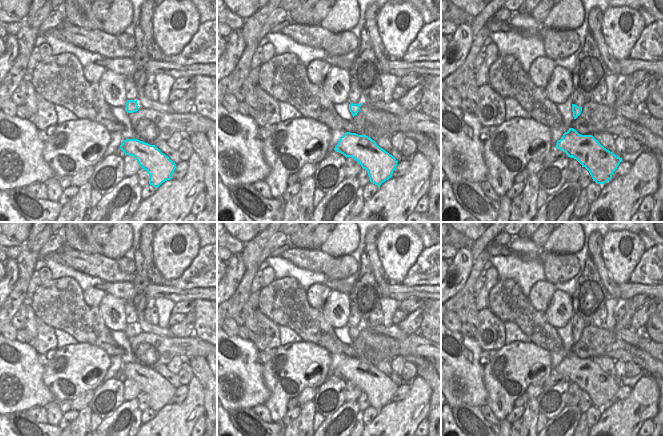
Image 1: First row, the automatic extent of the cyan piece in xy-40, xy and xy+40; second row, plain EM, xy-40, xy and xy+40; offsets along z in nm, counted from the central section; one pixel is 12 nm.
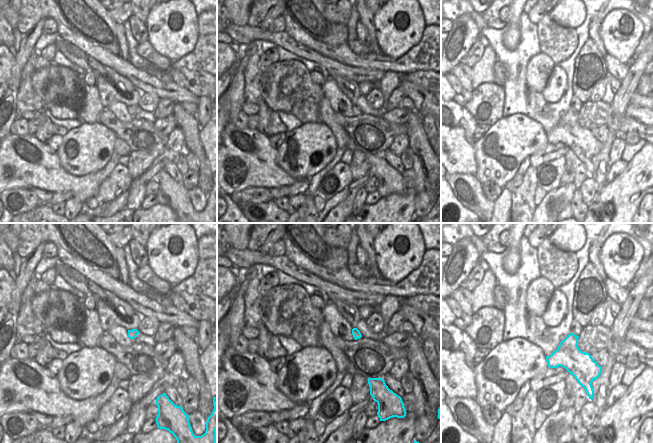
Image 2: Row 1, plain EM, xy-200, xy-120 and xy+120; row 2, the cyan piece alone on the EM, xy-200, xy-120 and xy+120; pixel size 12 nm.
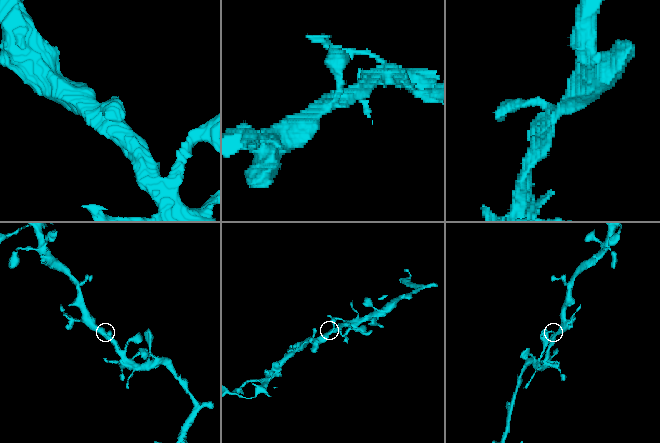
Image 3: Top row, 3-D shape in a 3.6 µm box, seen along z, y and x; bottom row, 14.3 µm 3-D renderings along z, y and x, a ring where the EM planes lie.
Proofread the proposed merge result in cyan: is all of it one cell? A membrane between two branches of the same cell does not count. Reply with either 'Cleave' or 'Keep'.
Keep

